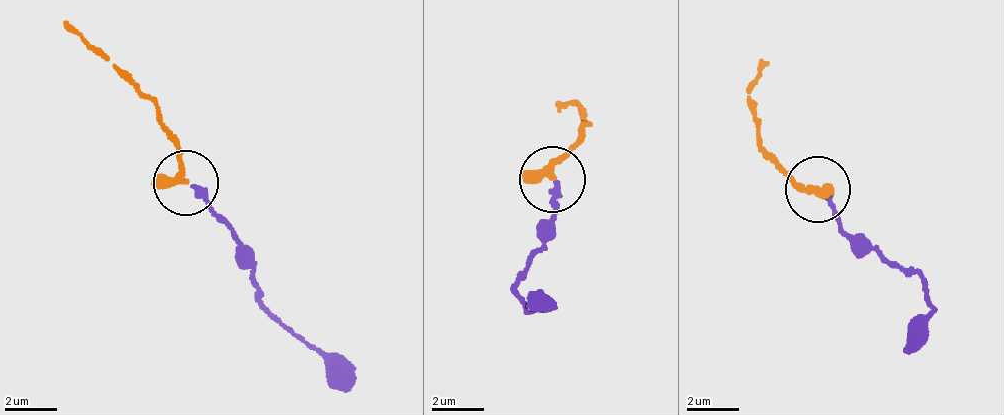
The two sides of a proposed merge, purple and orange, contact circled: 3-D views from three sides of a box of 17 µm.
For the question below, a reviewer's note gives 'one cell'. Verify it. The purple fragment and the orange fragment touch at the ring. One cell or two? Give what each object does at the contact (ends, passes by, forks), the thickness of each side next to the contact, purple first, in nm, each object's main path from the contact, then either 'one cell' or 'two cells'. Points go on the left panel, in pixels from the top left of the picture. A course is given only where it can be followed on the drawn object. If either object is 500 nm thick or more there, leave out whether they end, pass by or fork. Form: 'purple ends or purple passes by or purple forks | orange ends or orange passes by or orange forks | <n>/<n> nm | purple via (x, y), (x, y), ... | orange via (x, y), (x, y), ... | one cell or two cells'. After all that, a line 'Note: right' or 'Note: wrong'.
purple ends | orange passes by | 240/280 nm | purple via (192, 188), (234, 230), (265, 303), (315, 350), (343, 389) | orange via (183, 181), (185, 164), (157, 105), (63, 23) | one cell
Note: right

